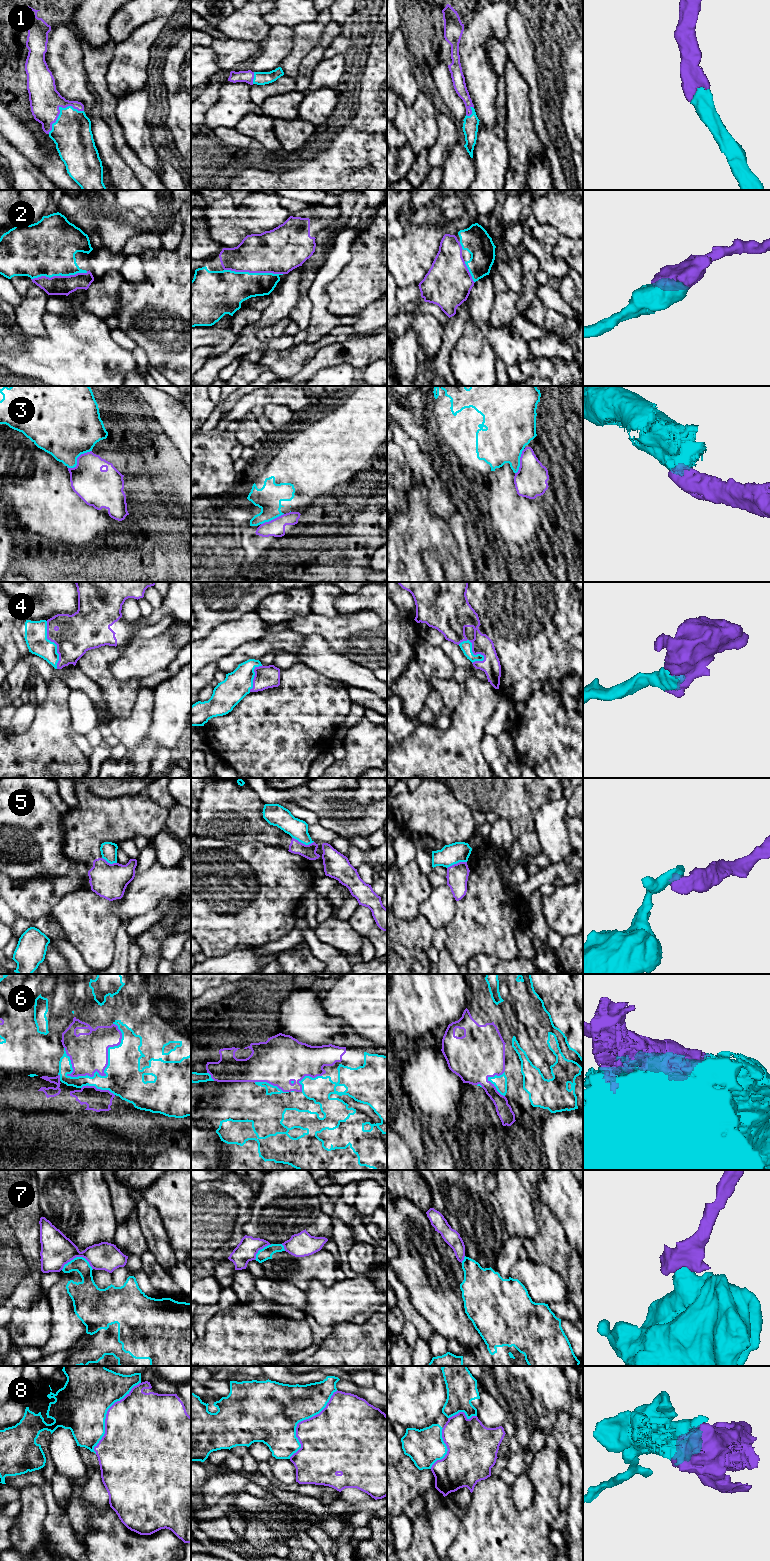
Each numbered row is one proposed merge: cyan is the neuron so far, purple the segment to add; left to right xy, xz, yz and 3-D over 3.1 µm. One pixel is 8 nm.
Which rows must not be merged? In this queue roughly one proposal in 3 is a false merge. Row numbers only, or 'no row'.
3, 5, 7, 8

